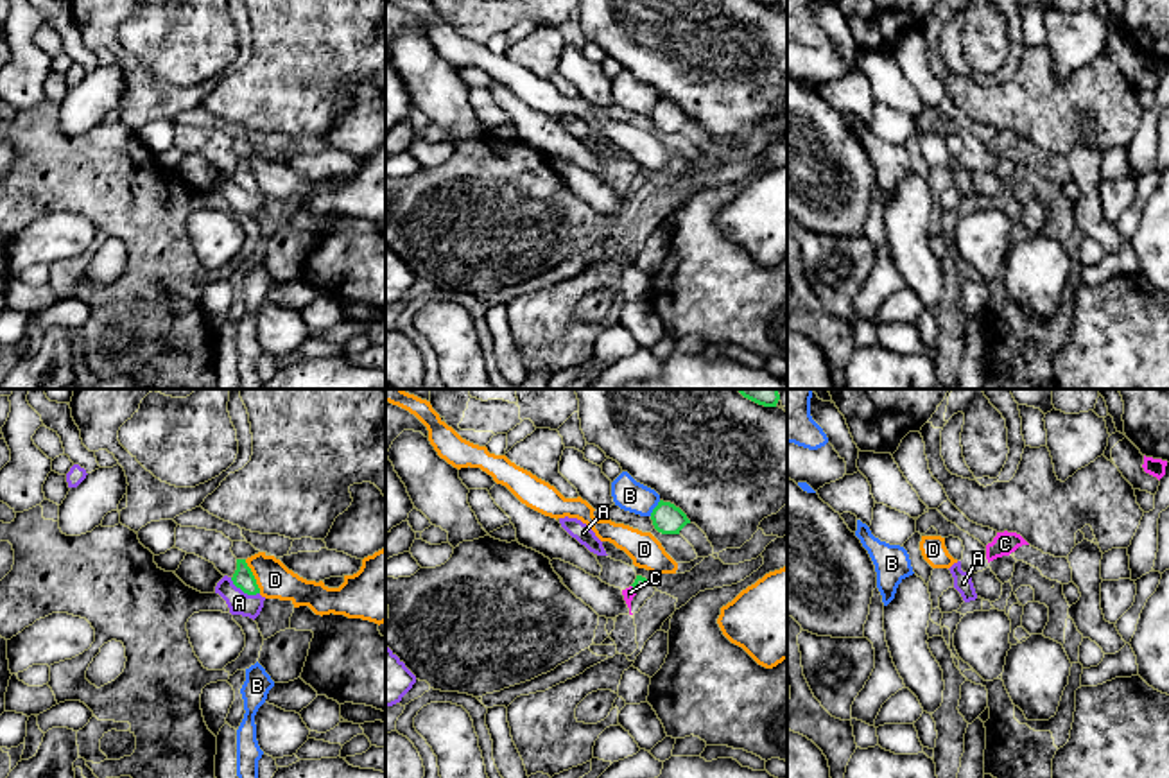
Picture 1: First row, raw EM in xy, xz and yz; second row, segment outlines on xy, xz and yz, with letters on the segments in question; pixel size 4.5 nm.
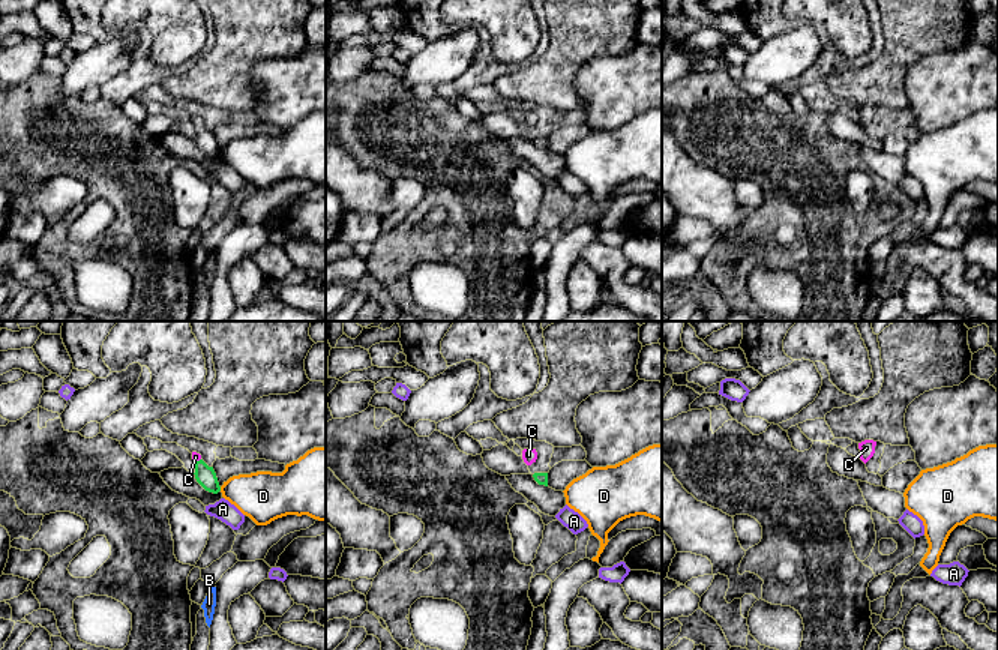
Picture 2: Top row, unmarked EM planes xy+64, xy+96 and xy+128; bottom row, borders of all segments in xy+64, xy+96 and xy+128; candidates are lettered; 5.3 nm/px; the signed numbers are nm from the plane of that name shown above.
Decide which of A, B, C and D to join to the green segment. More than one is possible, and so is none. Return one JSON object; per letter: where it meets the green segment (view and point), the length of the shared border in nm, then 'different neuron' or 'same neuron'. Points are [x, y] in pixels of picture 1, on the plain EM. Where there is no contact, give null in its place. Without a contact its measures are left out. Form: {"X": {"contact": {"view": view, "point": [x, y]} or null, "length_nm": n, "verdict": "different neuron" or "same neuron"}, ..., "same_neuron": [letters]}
{"A": {"contact": {"view": "xy", "point": [244, 190]}, "length_nm": 150, "verdict": "different neuron"}, "B": {"contact": {"view": "xz", "point": [655, 106]}, "length_nm": 90, "verdict": "different neuron"}, "C": {"contact": {"view": "xz", "point": [635, 187]}, "length_nm": 40, "verdict": "same neuron"}, "D": {"contact": {"view": "xy", "point": [253, 174]}, "length_nm": 170, "verdict": "different neuron"}, "same_neuron": ["C"]}

